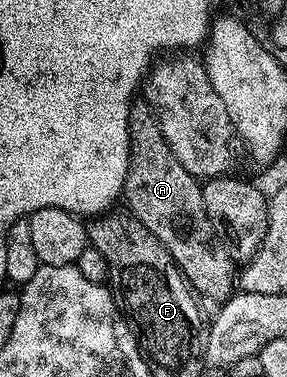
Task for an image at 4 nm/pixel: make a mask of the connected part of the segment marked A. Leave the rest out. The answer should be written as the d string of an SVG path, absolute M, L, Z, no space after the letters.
M135 103L130 110L130 161L128 162L128 174L124 189L124 204L128 207L129 215L135 216L141 224L168 250L168 254L174 260L187 284L195 293L203 292L206 296L222 302L235 291L236 288L236 264L226 253L226 247L218 241L218 235L212 230L212 222L208 222L208 214L204 210L204 198L202 197L202 184L199 177L188 174L184 166L172 154L168 142L162 133L162 127L154 109L149 103Z

